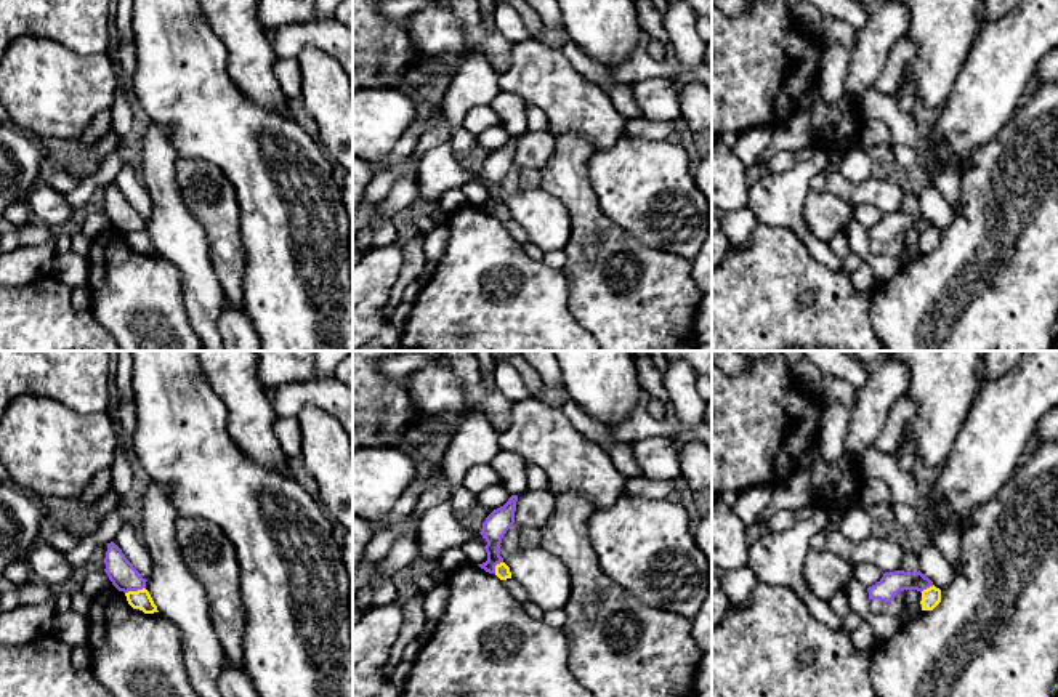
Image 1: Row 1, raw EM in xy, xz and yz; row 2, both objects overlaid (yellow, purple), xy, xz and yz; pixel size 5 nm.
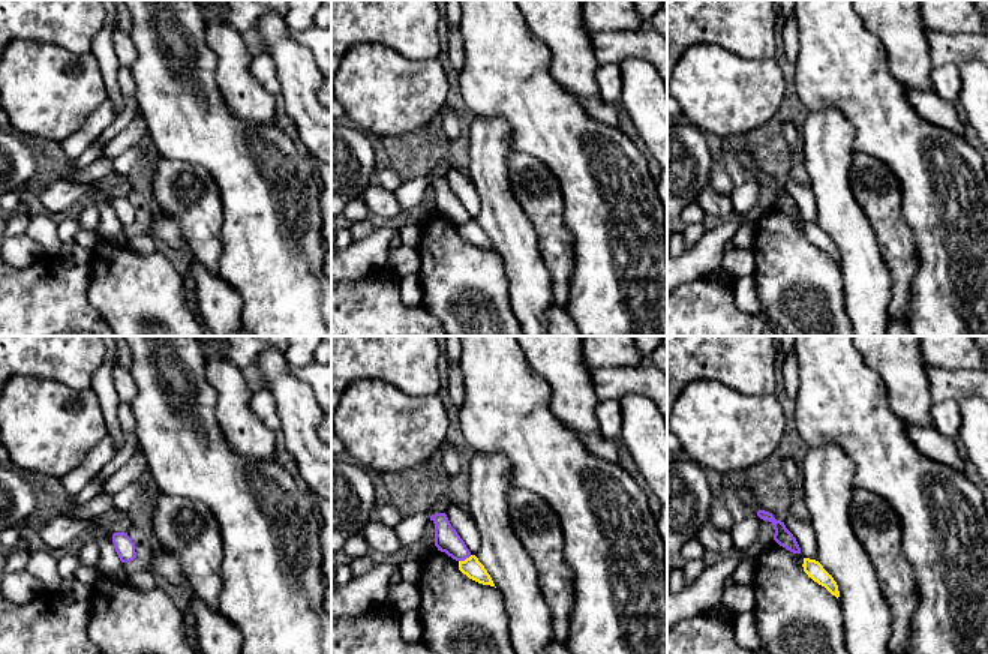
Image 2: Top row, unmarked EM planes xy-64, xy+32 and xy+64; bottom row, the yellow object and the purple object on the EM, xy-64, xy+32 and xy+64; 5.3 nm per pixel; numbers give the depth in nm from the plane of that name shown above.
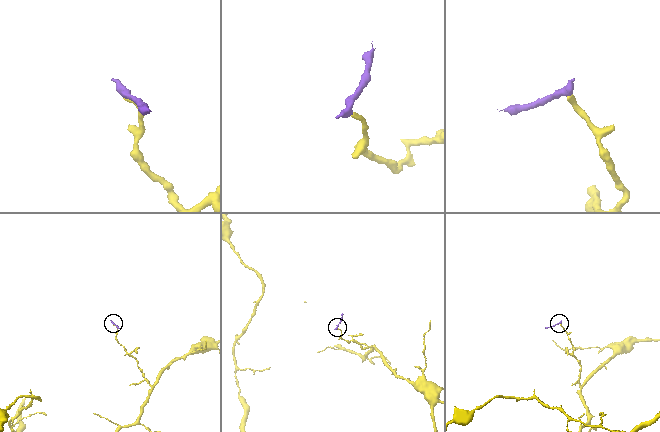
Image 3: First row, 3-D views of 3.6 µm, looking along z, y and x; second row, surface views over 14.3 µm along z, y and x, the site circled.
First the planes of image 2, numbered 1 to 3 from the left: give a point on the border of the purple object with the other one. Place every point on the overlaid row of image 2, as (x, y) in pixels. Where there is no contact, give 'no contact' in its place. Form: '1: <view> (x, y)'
1: no contact
2: xy+32 (467, 558)
3: no contact

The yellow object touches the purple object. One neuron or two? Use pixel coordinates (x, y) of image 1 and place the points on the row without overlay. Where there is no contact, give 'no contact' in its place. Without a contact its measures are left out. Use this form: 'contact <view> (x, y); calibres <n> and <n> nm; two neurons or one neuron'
contact xy (135, 233); calibres 100 and 140 nm; two neurons

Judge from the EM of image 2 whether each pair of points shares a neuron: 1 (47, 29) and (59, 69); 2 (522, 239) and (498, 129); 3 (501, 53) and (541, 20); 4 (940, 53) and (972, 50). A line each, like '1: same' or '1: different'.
1: different
2: same
3: different
4: same

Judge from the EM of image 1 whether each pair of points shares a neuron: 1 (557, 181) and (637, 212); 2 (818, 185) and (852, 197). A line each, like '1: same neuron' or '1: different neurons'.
1: different neurons
2: different neurons

